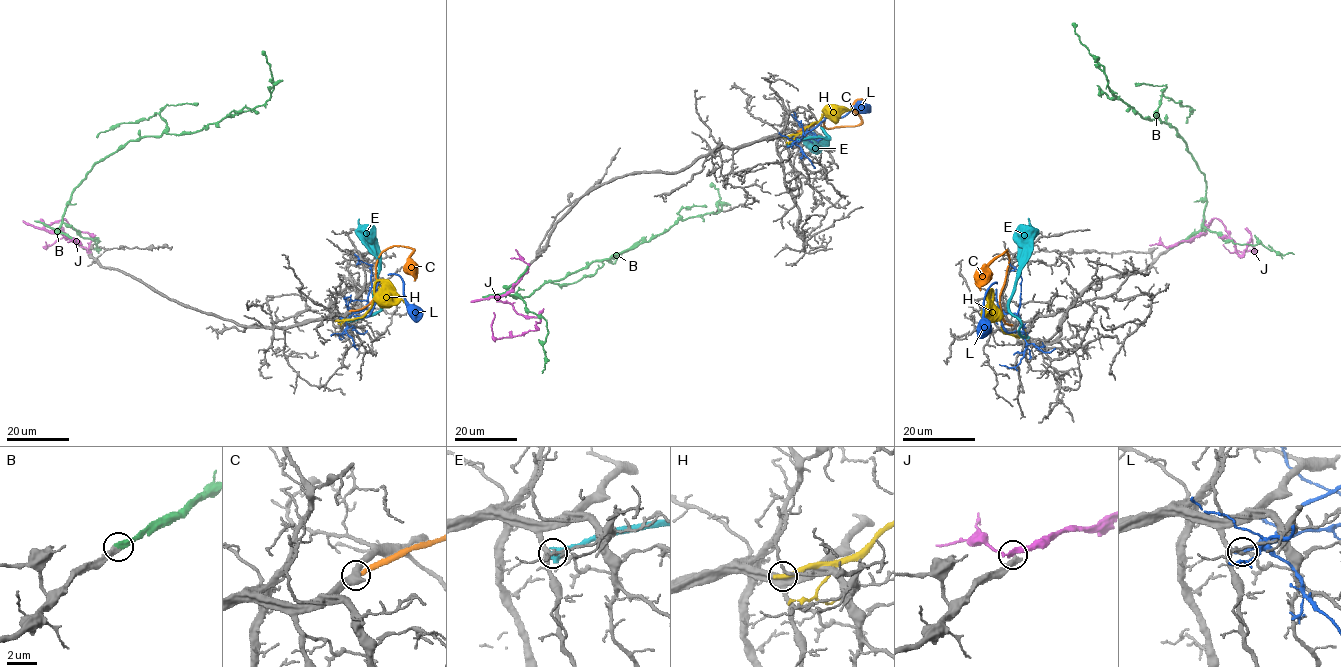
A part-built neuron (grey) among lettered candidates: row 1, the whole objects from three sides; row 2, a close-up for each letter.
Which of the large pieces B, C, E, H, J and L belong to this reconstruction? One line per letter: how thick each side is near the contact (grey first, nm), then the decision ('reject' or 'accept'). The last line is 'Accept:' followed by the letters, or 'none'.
B: calibres 340 and 420 nm; accept
C: calibres 480 and 320 nm; reject
E: calibres 220 and 650 nm; reject
H: calibres 440 and 440 nm; reject
J: calibres 400 and 320 nm; reject
L: calibres 180 and 440 nm; reject
Accept: B

